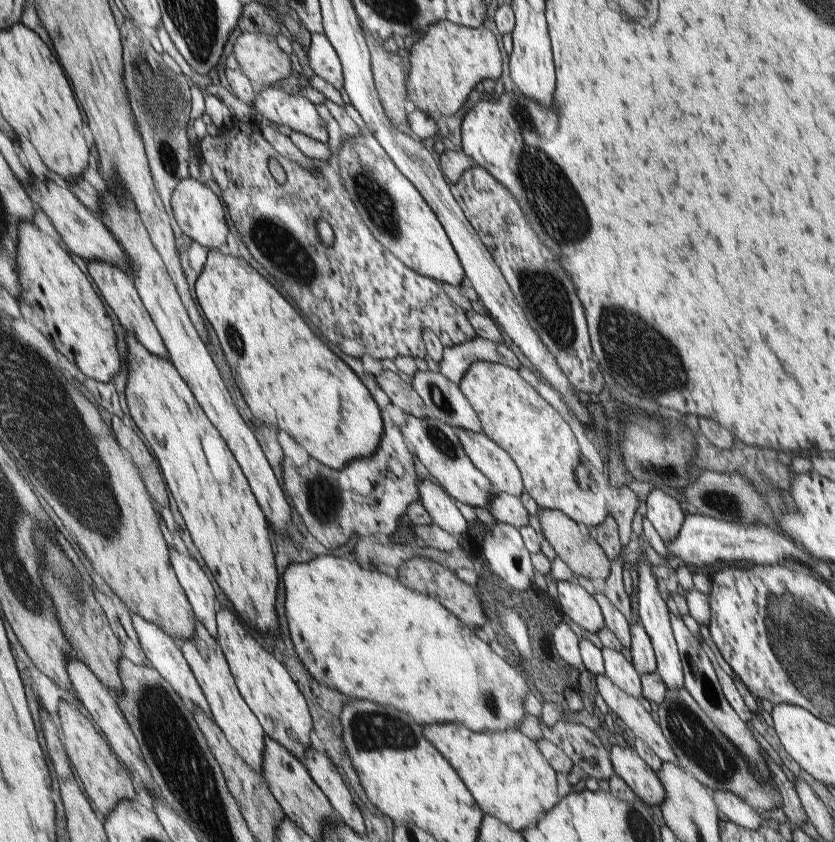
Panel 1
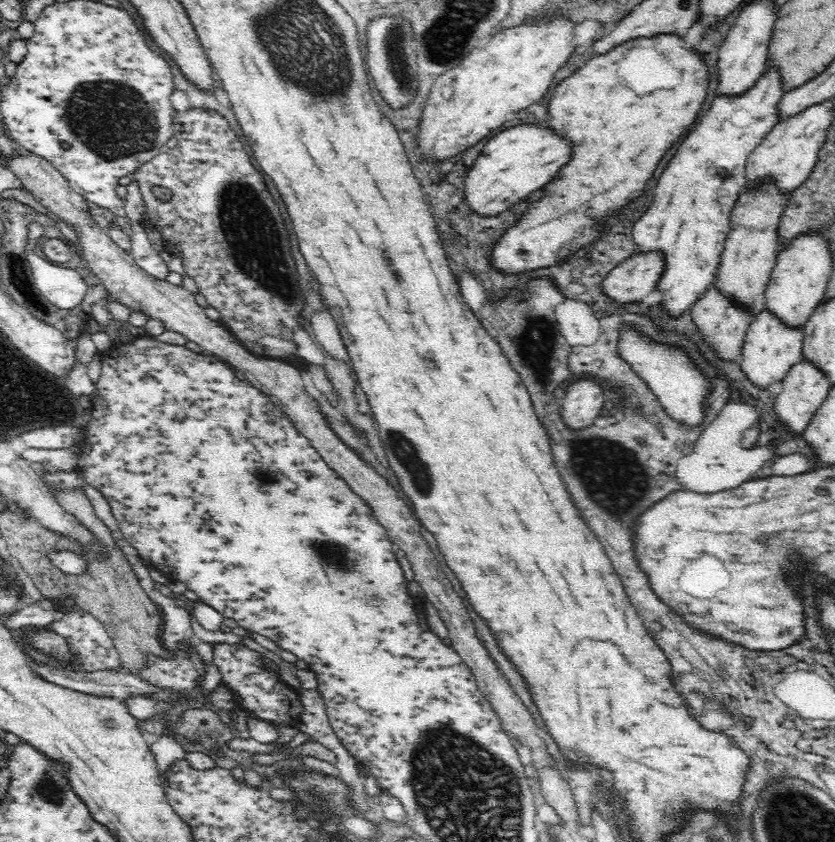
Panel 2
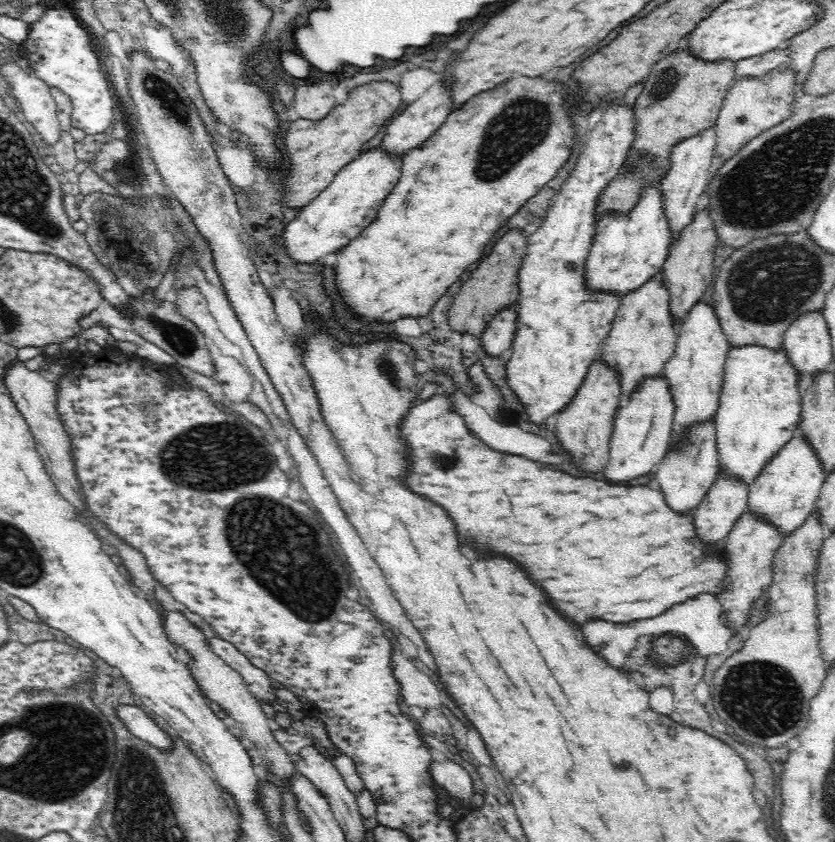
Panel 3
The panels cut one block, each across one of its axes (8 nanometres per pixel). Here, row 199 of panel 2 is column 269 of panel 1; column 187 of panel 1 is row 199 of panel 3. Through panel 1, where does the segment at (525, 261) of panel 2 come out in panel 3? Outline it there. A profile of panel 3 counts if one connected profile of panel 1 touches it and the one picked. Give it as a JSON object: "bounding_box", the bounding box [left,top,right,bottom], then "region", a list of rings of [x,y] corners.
{"bounding_box":[334,76,574,322],"region":[[[515,76],[513,80],[506,81],[504,86],[498,85],[490,90],[478,92],[470,97],[470,100],[464,101],[454,109],[446,120],[440,123],[437,128],[423,141],[418,147],[412,148],[409,152],[403,154],[398,164],[398,173],[395,181],[387,190],[386,196],[379,202],[378,208],[375,209],[373,217],[363,228],[359,229],[358,236],[351,237],[350,240],[338,248],[336,254],[336,266],[334,266],[334,290],[340,296],[340,302],[348,312],[354,314],[358,320],[366,322],[394,322],[400,319],[400,316],[424,316],[430,306],[446,293],[448,286],[454,285],[458,278],[474,264],[478,262],[478,256],[482,256],[482,248],[490,244],[490,236],[506,224],[506,218],[512,216],[526,198],[532,198],[540,186],[544,186],[556,170],[566,162],[570,156],[570,146],[574,146],[574,130],[568,122],[568,108],[566,104],[569,101],[569,92],[564,85],[550,80],[542,80],[542,77],[527,78],[526,76]]]}

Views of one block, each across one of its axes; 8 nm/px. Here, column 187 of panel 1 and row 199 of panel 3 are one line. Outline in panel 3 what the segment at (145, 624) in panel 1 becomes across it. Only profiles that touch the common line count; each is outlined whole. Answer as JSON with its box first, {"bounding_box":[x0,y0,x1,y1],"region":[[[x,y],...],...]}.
{"bounding_box":[655,128,716,236],"region":[[[710,128],[701,130],[691,138],[679,141],[672,148],[668,158],[670,164],[655,185],[660,191],[662,213],[668,221],[670,235],[678,236],[680,230],[692,220],[694,213],[701,206],[709,170],[716,163],[716,146],[714,128]]]}

